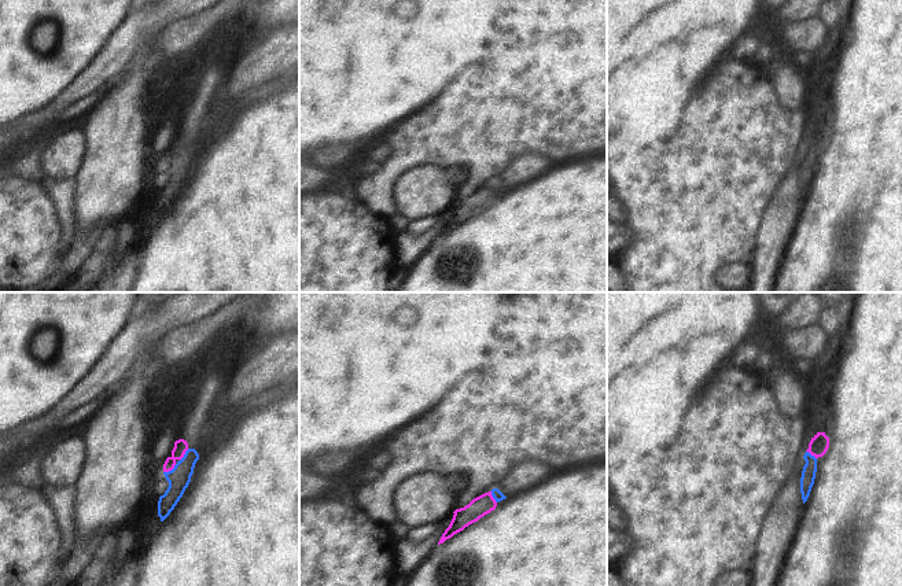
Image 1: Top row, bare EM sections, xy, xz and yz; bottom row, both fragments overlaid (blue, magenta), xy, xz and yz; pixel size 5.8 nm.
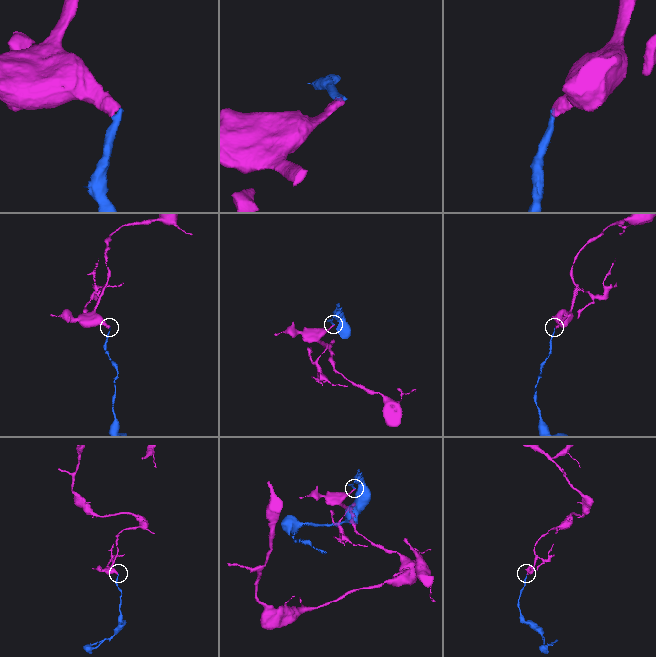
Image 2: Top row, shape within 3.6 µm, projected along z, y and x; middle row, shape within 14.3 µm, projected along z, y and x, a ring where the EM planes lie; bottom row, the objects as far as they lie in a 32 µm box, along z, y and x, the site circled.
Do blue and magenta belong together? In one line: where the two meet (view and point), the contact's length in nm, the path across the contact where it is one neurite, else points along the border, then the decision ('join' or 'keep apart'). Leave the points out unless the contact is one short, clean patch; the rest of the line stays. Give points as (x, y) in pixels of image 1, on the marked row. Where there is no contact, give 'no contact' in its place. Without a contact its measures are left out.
meets blue in xy at (169, 471); contact 90 nm long; runs through xy (179, 478), (169, 471), (180, 446); join

